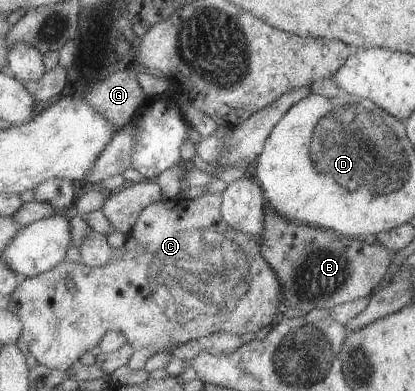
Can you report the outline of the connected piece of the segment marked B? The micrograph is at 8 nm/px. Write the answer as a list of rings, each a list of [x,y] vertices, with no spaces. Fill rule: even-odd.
[[[264,205],[260,230],[260,255],[276,276],[281,289],[281,302],[307,313],[311,309],[331,309],[346,301],[366,297],[382,283],[395,251],[382,244],[365,243],[362,239],[337,234],[329,229],[299,224],[278,215]]]

